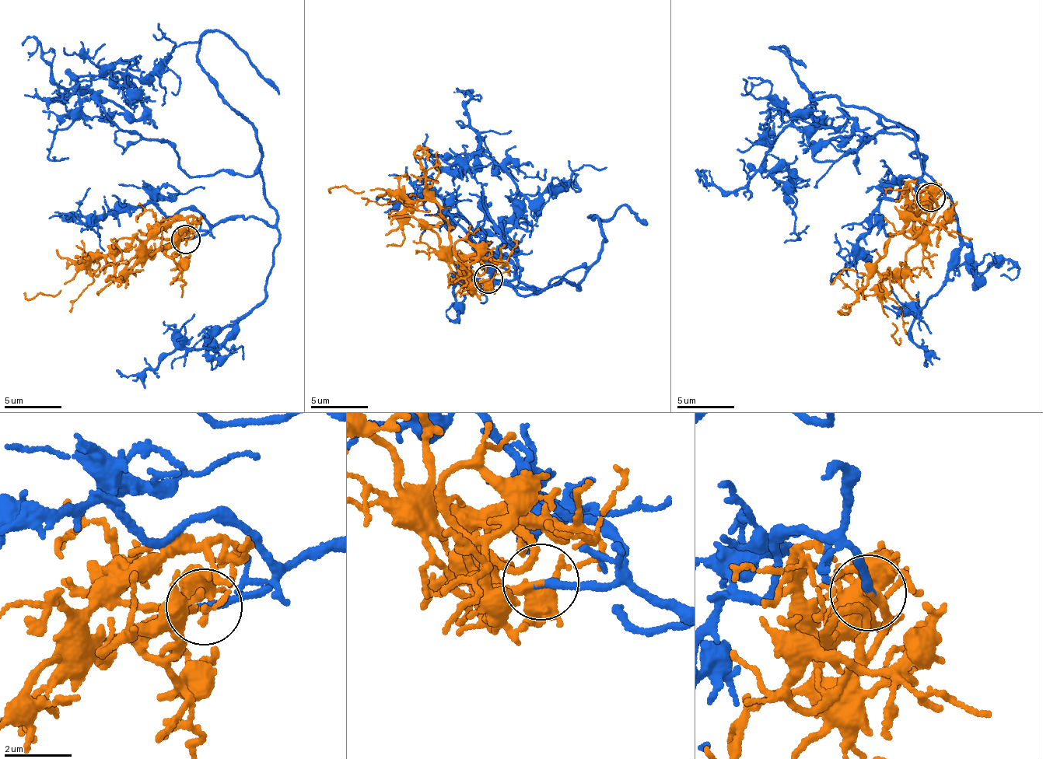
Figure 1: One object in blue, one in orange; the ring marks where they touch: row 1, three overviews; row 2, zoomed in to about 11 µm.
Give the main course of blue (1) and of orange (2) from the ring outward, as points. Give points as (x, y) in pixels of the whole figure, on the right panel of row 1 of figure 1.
1: (932, 197), (915, 134), (883, 117), (918, 136), (821, 162), (834, 131), (782, 128), (743, 187), (701, 183)
2: (932, 197), (925, 226), (898, 232), (876, 266), (886, 313), (897, 327), (892, 338), (898, 343), (900, 336)

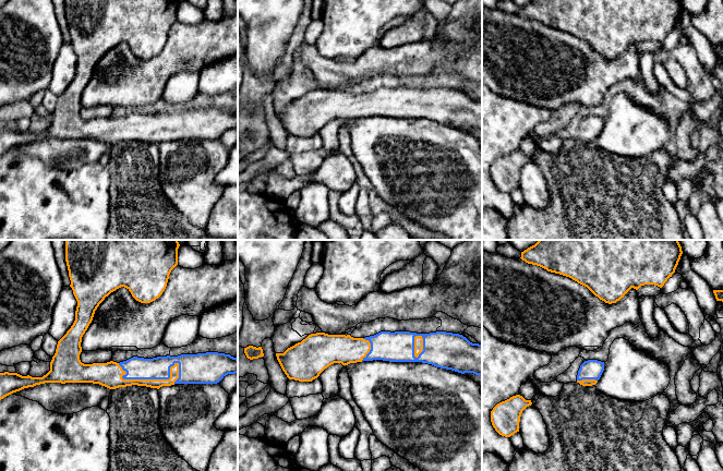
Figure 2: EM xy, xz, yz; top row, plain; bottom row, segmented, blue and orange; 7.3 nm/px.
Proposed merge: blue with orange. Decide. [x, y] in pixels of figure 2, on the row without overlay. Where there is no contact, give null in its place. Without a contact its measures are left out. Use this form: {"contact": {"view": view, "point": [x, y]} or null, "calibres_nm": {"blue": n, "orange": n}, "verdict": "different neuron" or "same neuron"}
{"contact": {"view": "xy", "point": [154, 134]}, "calibres_nm": {"blue": 160, "orange": 70}, "verdict": "same neuron"}

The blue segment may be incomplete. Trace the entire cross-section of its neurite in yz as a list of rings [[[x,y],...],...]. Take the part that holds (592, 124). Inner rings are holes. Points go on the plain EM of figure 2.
[[[598,116],[585,117],[578,126],[577,138],[582,142],[592,142],[598,138],[604,126],[604,118]]]

